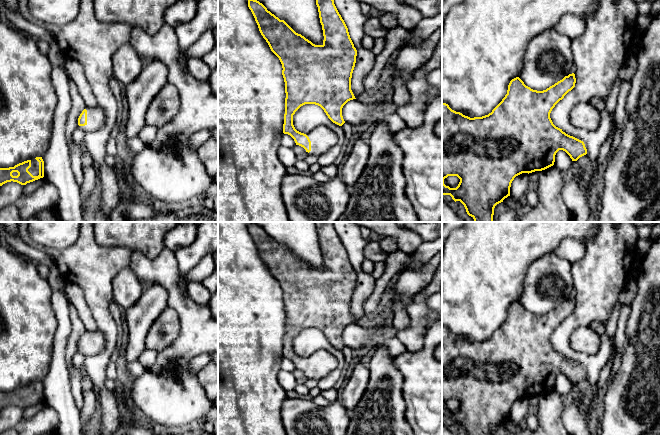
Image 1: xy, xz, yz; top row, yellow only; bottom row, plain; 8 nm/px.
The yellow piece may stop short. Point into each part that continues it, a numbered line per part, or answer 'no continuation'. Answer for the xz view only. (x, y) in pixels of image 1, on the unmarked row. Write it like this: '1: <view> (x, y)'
1: xz (322, 362)

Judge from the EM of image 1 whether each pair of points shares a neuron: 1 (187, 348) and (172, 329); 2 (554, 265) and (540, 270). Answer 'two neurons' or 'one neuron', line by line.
1: two neurons
2: one neuron

